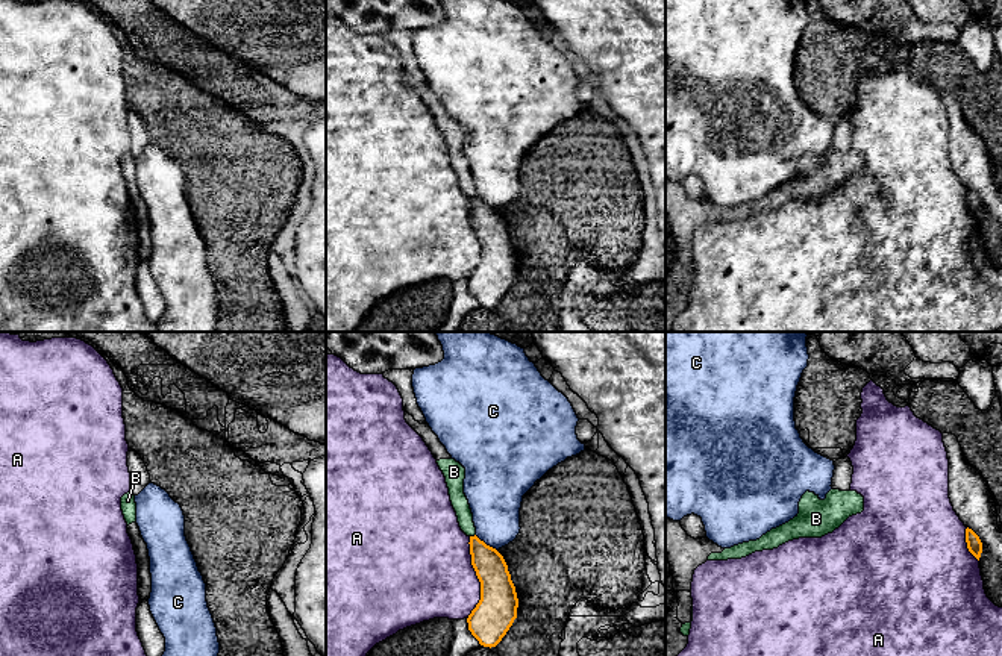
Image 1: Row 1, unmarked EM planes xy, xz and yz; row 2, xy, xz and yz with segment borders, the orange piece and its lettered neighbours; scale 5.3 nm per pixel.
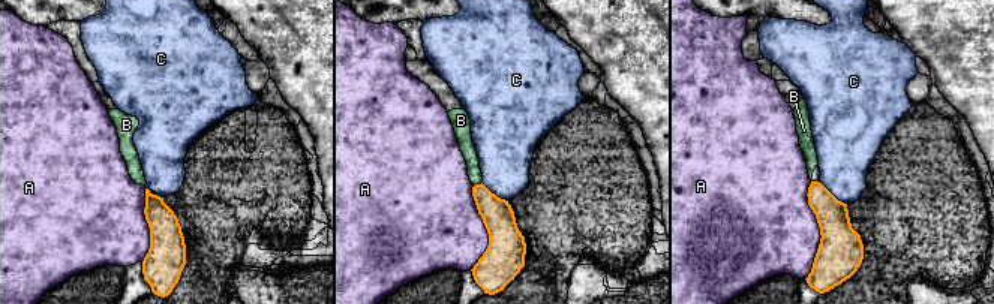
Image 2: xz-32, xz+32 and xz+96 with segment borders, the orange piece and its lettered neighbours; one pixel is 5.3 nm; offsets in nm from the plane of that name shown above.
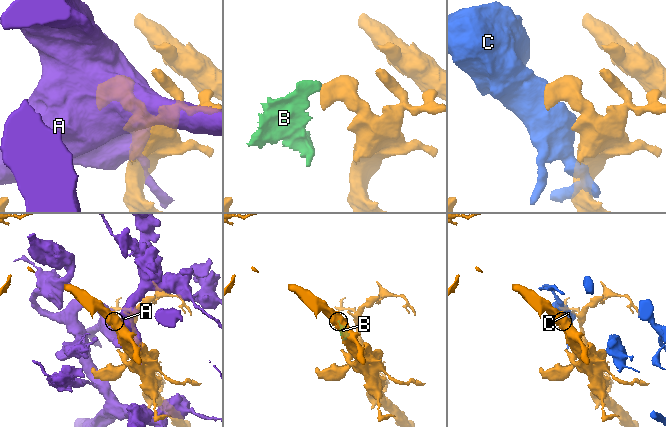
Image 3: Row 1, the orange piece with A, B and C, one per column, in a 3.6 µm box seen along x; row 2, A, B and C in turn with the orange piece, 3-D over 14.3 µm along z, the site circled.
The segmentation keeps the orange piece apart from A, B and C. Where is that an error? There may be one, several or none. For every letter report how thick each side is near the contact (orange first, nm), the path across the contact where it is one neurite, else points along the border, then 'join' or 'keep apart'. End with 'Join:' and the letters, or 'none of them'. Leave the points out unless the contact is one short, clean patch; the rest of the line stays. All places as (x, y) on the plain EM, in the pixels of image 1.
A: 220 nm thick on the orange side, 440 nm on the other; keep apart
B: 170 nm thick on the orange side, 90 nm on the other; border along xz (475, 194), (470, 197); keep apart
C: 180 nm thick on the orange side, 280 nm on the other; border along xz (475, 196), (496, 211); keep apart
Join: none of them

